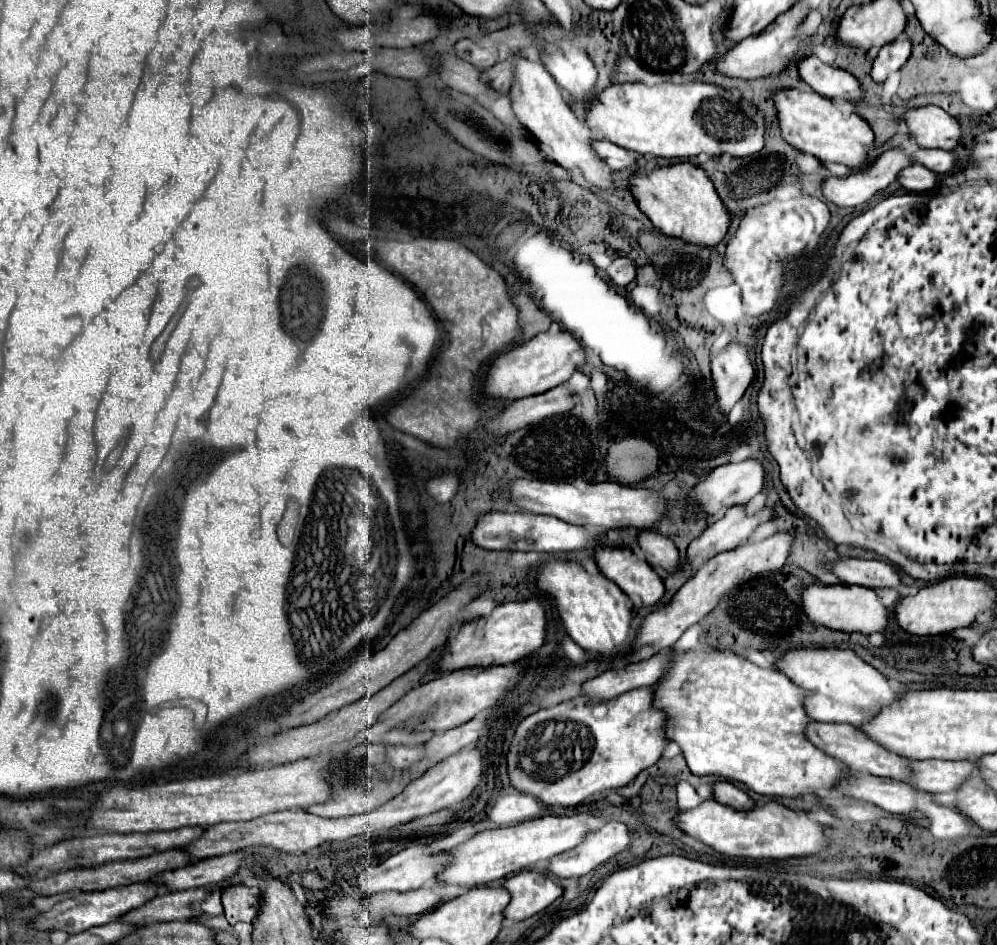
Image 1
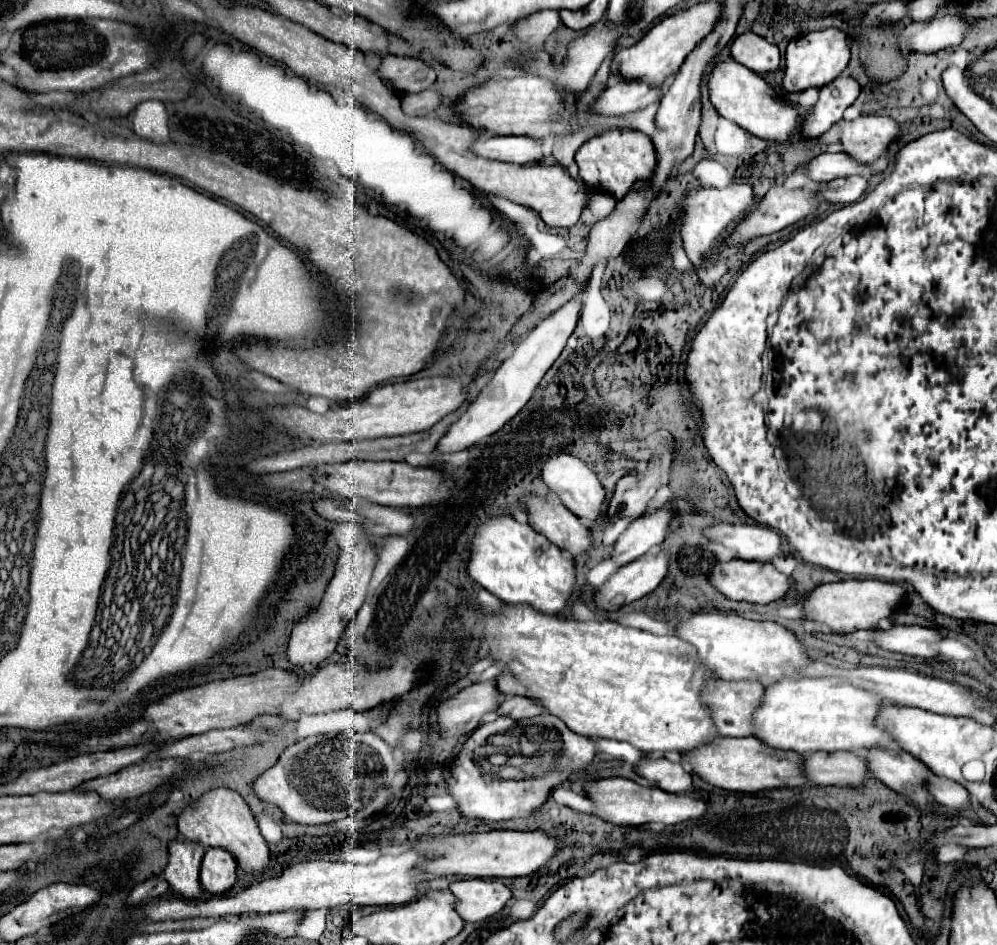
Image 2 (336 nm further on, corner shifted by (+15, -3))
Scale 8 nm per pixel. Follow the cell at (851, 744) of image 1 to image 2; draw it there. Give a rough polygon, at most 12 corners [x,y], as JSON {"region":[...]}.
{"region":[[711,678],[703,702],[721,736],[753,736],[759,682]]}

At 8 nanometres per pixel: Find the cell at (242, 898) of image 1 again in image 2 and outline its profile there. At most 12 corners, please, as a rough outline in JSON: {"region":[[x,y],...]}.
{"region":[[227,850],[205,852],[199,876],[209,894],[233,888],[237,864]]}

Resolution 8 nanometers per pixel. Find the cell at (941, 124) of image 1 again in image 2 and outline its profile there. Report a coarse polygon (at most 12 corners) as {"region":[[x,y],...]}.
{"region":[[871,114],[845,122],[849,156],[883,172],[897,136],[893,118]]}

